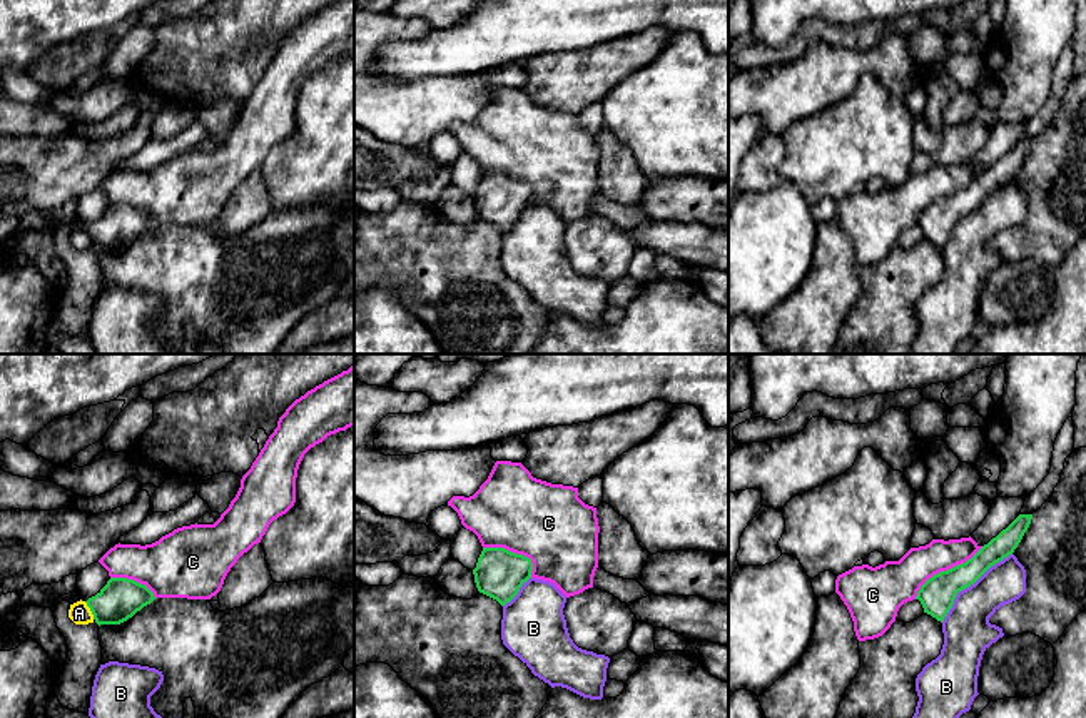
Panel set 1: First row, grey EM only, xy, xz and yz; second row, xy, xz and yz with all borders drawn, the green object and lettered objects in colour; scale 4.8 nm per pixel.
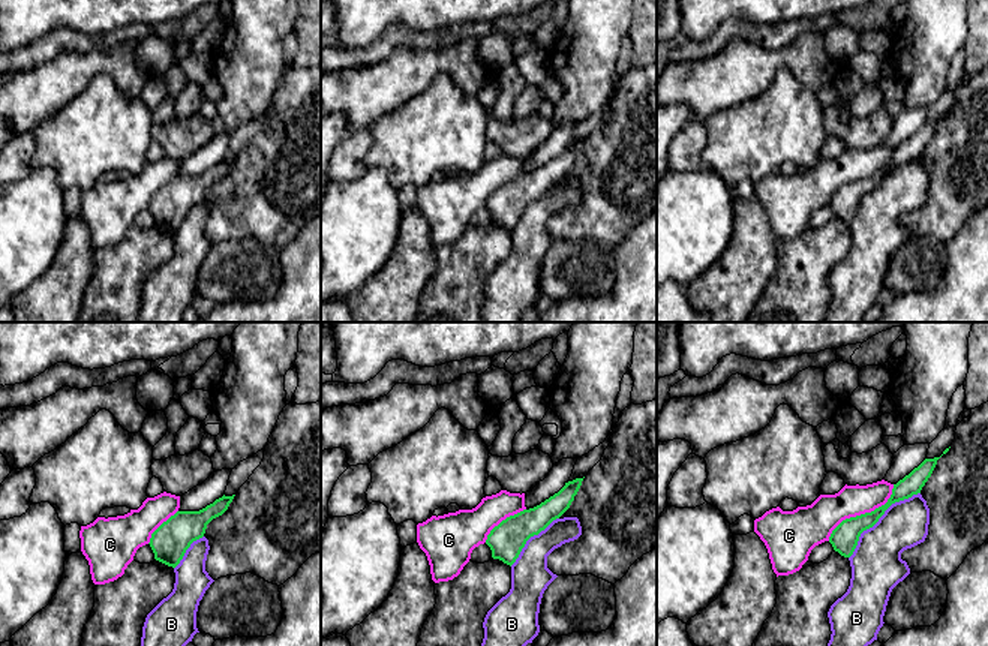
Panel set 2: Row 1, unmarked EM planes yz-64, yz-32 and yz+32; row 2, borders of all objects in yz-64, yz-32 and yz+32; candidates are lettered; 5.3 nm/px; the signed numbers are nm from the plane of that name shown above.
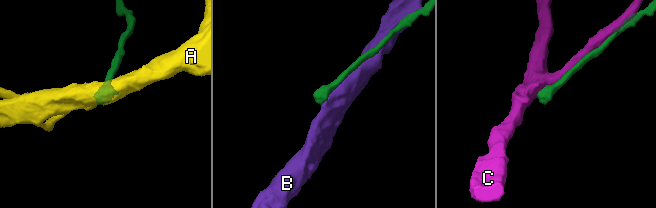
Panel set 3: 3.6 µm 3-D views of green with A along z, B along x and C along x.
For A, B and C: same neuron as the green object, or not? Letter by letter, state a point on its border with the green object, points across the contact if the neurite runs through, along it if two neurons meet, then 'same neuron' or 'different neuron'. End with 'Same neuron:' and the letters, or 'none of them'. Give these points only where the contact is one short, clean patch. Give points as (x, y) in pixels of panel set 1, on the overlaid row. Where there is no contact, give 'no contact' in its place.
A: xy (91, 610) | along xy (84, 601), (94, 618) | different neuron
B: yz (969, 585) | different neuron
C: yz (948, 570) | different neuron
Same neuron: none of them

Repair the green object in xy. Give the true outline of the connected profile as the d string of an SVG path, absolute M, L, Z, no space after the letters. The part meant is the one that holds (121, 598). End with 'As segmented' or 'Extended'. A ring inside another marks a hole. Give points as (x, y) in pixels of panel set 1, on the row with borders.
M110 578L107 584L85 603L95 623L120 624L155 599L154 593L134 579Z. As segmented

